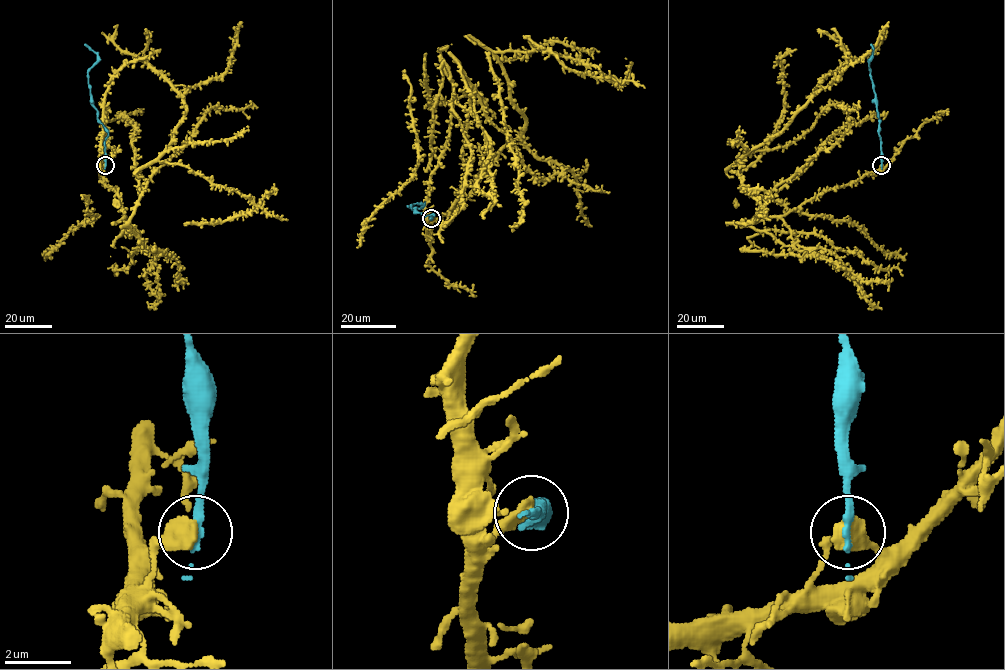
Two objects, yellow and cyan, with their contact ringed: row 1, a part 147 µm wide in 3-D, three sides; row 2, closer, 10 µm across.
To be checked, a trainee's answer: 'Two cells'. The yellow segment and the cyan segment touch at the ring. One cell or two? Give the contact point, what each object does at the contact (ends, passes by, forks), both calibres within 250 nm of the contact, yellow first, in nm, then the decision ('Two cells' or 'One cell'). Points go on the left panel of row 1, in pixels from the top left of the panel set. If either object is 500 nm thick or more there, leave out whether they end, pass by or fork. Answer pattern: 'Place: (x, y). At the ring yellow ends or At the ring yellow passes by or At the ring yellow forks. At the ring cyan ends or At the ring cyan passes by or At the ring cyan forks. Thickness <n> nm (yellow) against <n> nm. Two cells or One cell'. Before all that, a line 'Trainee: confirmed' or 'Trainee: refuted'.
Trainee: confirmed
Place: (105, 165). Thickness 600 nm (yellow) against 280 nm. Two cells

